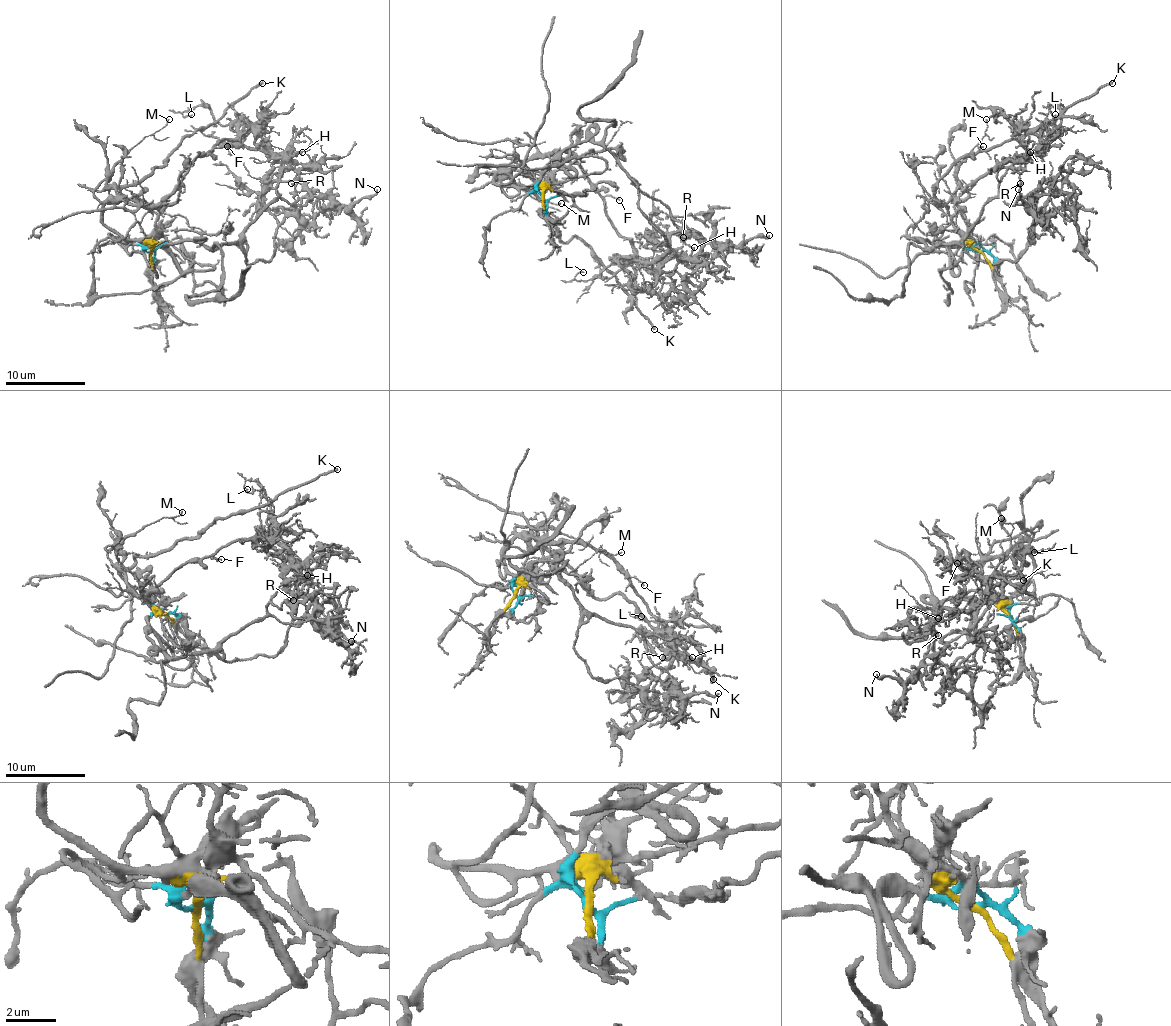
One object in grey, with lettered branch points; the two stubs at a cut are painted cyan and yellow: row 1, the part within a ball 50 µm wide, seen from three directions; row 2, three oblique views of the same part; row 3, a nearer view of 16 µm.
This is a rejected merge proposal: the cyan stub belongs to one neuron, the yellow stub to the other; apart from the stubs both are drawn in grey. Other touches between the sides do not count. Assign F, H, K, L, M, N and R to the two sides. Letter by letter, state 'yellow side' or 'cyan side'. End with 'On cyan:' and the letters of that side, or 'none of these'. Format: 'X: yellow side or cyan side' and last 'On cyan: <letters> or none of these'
F: yellow side
H: cyan side
K: yellow side
L: yellow side
M: yellow side
N: cyan side
R: cyan side
On cyan: H, N, R

